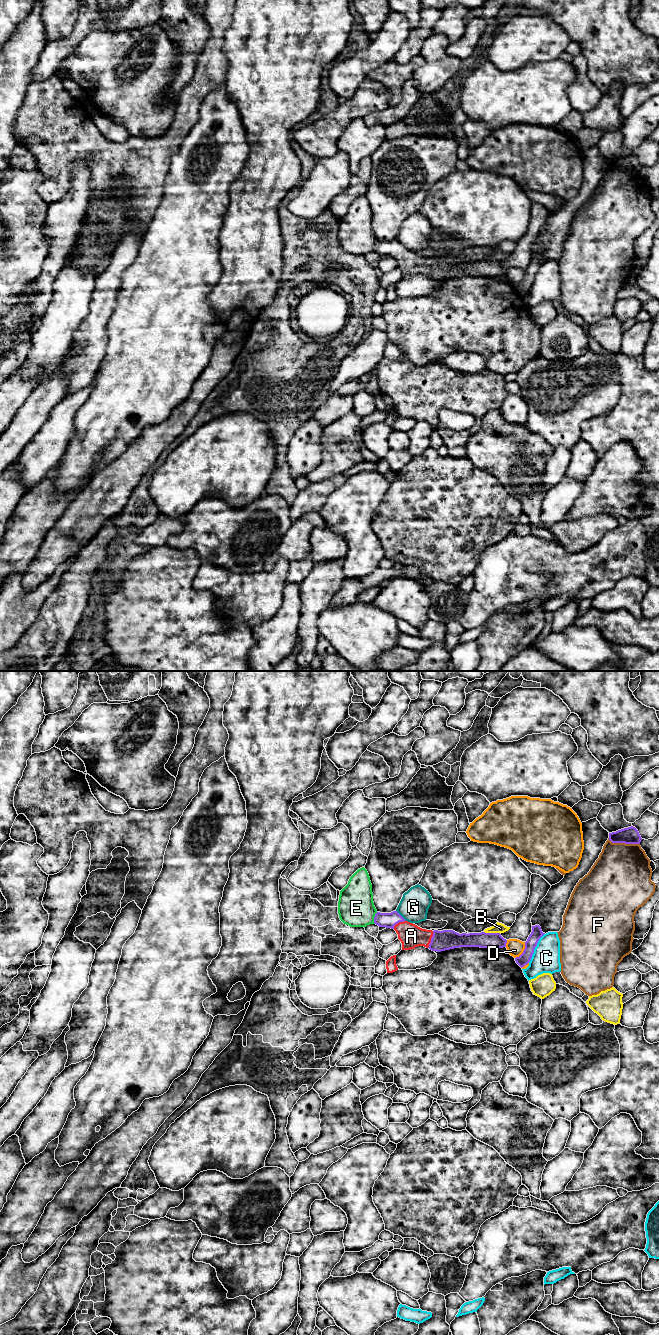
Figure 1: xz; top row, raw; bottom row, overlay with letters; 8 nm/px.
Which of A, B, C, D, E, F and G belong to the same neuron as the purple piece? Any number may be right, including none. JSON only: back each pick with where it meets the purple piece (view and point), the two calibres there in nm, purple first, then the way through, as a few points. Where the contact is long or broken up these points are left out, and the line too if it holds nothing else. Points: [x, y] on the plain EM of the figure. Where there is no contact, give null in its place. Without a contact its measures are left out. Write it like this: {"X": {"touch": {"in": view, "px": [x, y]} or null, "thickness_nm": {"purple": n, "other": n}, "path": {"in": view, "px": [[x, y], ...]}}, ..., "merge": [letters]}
{"A": {"touch": {"in": "xz", "px": [431, 267]}, "thickness_nm": {"purple": 160, "other": 190}, "path": {"in": "xz", "px": [[443, 268], [431, 267], [411, 264]]}}, "merge": ["A"]}

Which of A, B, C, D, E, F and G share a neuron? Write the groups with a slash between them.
A / B / C / D / E / F / G

